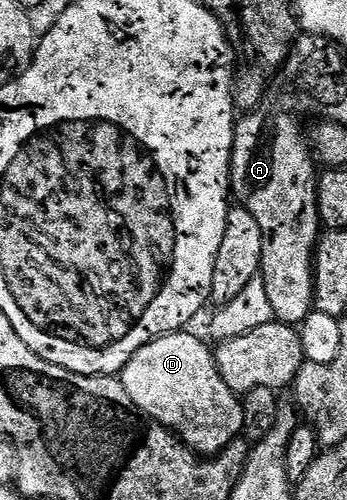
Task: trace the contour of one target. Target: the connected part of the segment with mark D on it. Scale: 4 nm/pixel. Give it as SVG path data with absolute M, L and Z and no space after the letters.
M189 330L174 331L171 335L161 335L148 345L141 347L120 372L120 378L128 397L147 419L155 419L163 427L173 431L187 447L202 457L213 457L224 451L233 439L243 434L242 426L248 422L243 400L224 381L214 360L214 351L206 348Z

